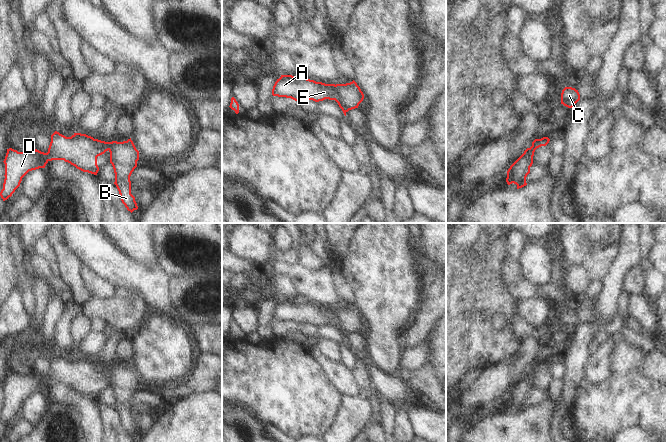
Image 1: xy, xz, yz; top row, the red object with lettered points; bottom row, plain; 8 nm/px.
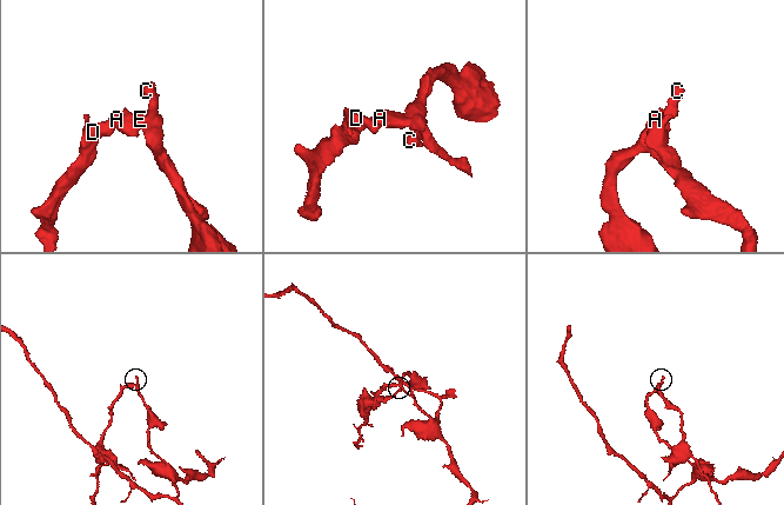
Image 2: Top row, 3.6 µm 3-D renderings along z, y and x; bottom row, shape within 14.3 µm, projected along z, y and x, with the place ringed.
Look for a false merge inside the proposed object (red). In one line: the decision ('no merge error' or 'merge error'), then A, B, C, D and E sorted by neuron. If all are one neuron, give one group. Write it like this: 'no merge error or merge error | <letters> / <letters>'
merge error | A D E / B C

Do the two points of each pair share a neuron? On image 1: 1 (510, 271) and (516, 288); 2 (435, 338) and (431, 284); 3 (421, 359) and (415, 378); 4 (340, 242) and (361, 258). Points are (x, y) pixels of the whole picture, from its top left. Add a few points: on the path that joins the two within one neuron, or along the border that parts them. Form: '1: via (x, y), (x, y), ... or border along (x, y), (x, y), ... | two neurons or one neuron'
1: via (513, 275), (516, 284) | one neuron
2: border along (435, 321), (427, 338) | two neurons
3: border along (427, 362), (409, 373) | two neurons
4: border along (353, 233), (340, 266) | two neurons

